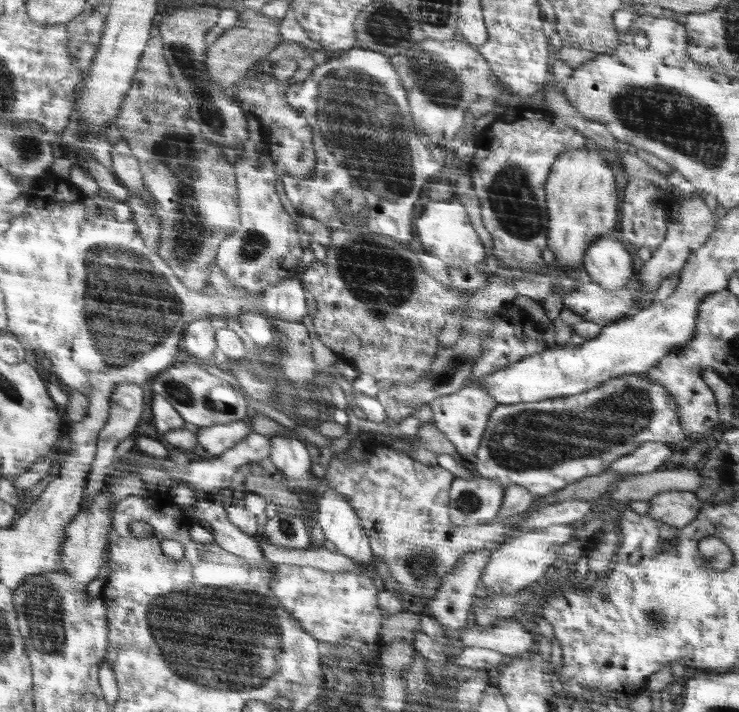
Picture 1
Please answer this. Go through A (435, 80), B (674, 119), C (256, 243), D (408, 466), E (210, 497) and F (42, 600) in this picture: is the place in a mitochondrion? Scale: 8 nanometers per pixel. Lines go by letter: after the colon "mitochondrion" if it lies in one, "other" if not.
A: mitochondrion
B: mitochondrion
C: mitochondrion
D: other
E: other
F: mitochondrion

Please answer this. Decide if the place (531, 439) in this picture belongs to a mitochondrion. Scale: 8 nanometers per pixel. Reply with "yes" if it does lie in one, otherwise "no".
yes

